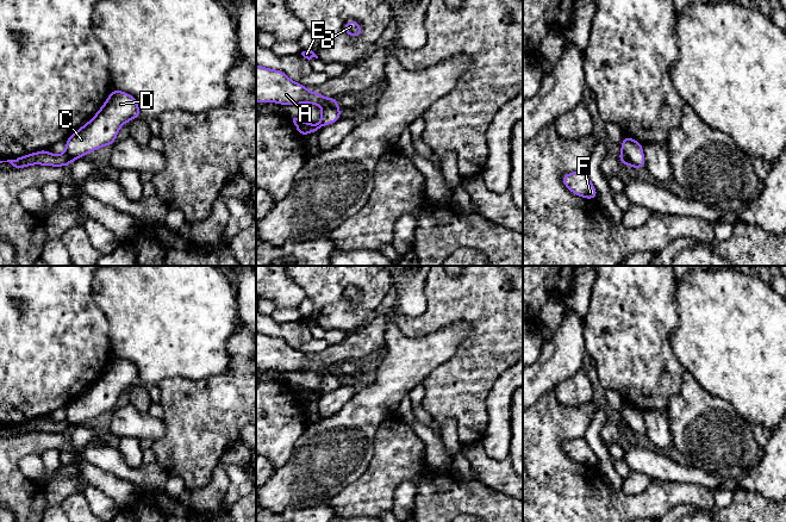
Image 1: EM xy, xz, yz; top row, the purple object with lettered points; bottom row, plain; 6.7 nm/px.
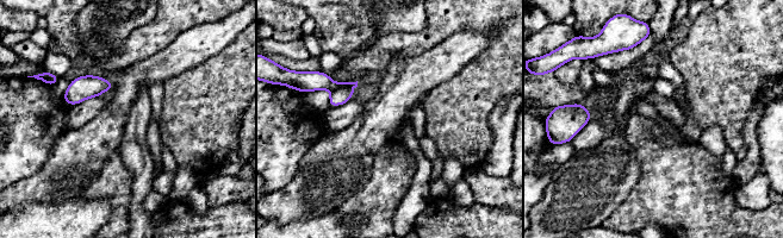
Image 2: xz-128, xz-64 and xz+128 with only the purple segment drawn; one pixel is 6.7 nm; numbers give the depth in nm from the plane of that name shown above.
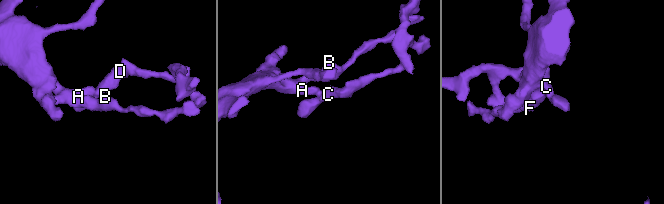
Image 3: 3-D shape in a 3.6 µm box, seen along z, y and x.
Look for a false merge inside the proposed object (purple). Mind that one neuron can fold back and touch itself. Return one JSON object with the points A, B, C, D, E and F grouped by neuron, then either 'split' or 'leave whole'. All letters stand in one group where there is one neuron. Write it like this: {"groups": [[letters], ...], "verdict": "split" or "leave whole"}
{"groups": [["A", "B", "C", "D", "E", "F"]], "verdict": "leave whole"}

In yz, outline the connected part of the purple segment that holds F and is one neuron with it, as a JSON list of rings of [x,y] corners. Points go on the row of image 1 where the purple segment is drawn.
[[[576,170],[569,174],[563,174],[561,181],[575,195],[593,199],[598,197],[598,192],[585,170]]]

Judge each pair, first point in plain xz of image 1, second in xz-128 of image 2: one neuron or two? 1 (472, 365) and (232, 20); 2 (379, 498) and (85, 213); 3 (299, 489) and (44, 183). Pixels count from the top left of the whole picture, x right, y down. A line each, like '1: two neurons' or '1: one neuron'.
1: two neurons
2: two neurons
3: one neuron

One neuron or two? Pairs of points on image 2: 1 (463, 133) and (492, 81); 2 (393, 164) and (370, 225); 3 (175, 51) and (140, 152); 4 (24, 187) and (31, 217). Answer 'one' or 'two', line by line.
1: one
2: one
3: two
4: two

